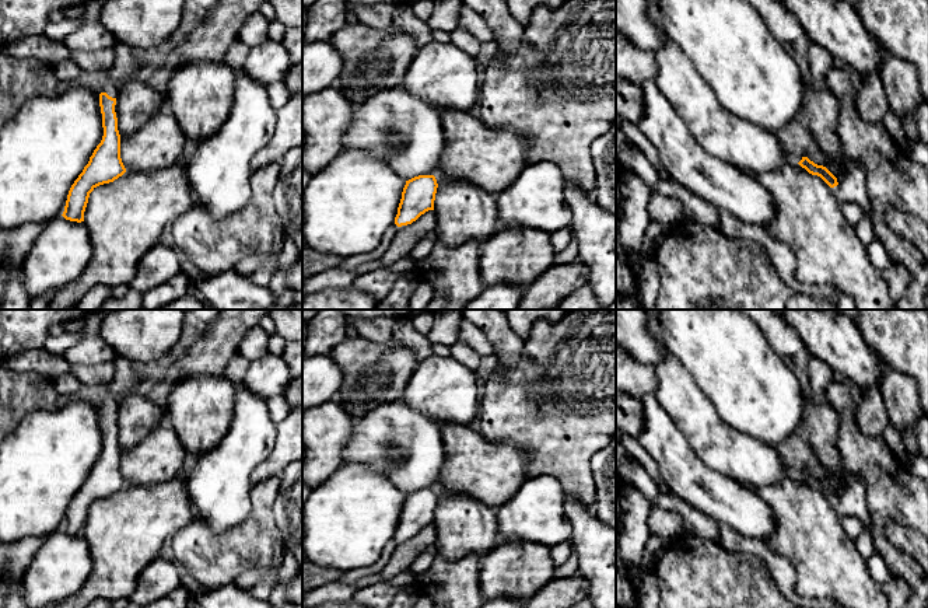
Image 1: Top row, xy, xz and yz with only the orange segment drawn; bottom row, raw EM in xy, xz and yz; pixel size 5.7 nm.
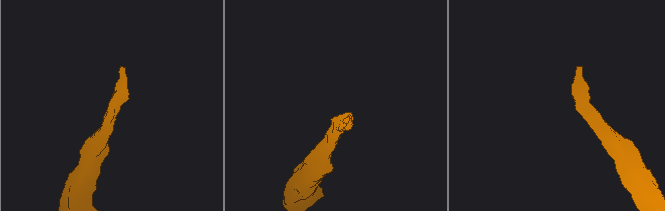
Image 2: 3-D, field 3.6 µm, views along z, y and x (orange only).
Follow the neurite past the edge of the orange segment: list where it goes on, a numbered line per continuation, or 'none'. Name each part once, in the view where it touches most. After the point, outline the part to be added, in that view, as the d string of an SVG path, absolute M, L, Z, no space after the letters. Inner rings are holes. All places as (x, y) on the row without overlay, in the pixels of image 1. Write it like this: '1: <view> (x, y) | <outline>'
1: xy (126, 380) | M116 357L115 377L109 384L108 396L101 406L106 406L109 410L116 412L118 405L123 398L133 394L141 382L141 375L133 368L132 361L123 357Z

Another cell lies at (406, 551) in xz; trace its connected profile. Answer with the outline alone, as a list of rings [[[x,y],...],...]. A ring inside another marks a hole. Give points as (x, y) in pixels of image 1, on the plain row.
[[[434,524],[421,528],[416,535],[398,542],[388,565],[381,572],[382,580],[389,580],[399,573],[412,567],[417,556],[437,541],[437,530]]]

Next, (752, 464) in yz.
[[[669,350],[654,368],[656,401],[708,468],[752,490],[791,475],[774,448],[719,417],[714,403]]]

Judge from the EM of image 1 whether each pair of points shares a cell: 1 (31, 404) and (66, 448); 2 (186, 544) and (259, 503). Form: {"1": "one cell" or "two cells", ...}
{"1": "two cells", "2": "one cell"}

